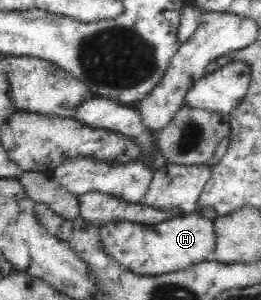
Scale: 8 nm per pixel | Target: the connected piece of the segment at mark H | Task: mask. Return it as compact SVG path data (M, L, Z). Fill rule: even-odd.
M197 212L183 214L156 225L108 222L99 228L99 238L104 251L123 268L145 276L159 276L199 264L210 259L215 248L213 220Z

